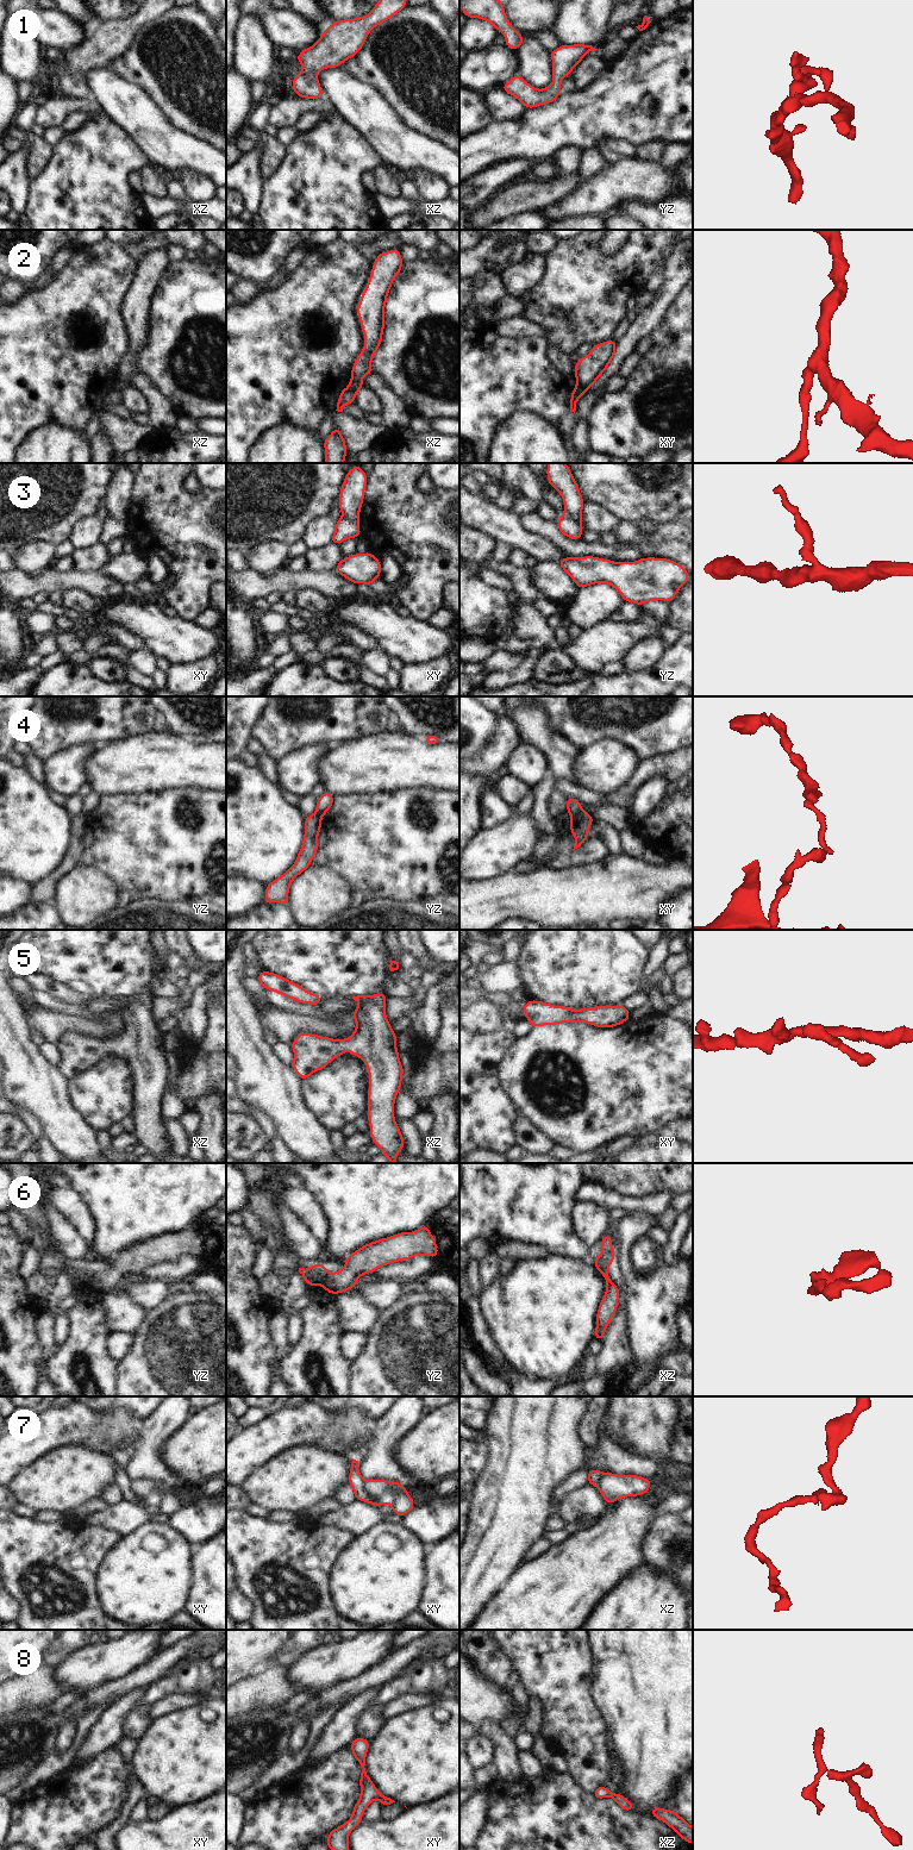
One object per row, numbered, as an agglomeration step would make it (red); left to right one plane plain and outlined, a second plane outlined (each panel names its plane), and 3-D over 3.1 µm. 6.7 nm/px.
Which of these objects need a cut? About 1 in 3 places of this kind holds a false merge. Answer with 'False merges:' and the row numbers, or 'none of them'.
False merges: 2, 3, 4, 7

